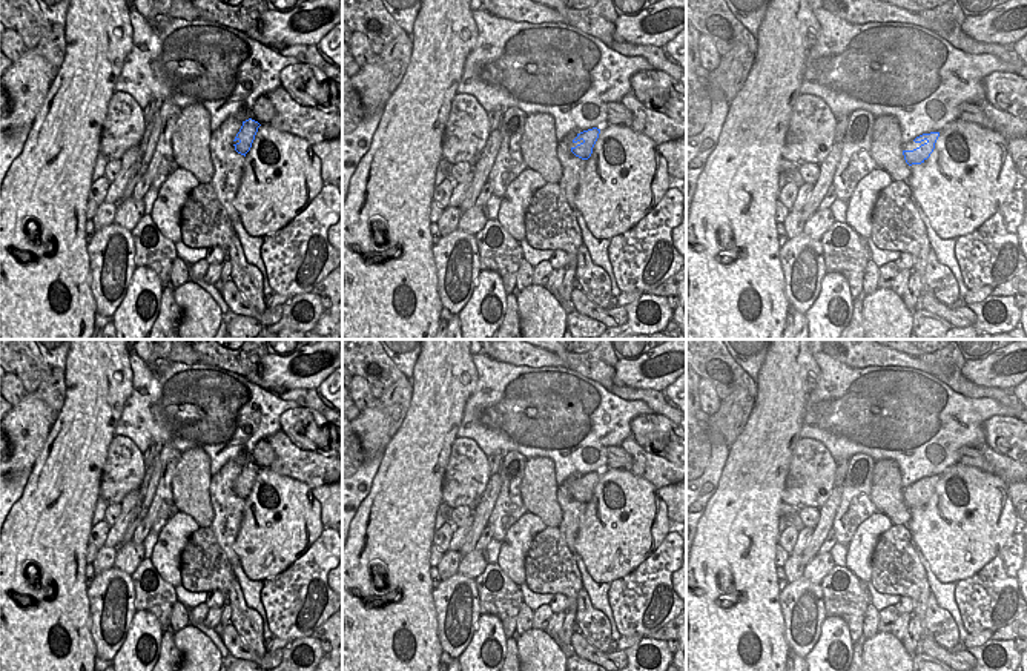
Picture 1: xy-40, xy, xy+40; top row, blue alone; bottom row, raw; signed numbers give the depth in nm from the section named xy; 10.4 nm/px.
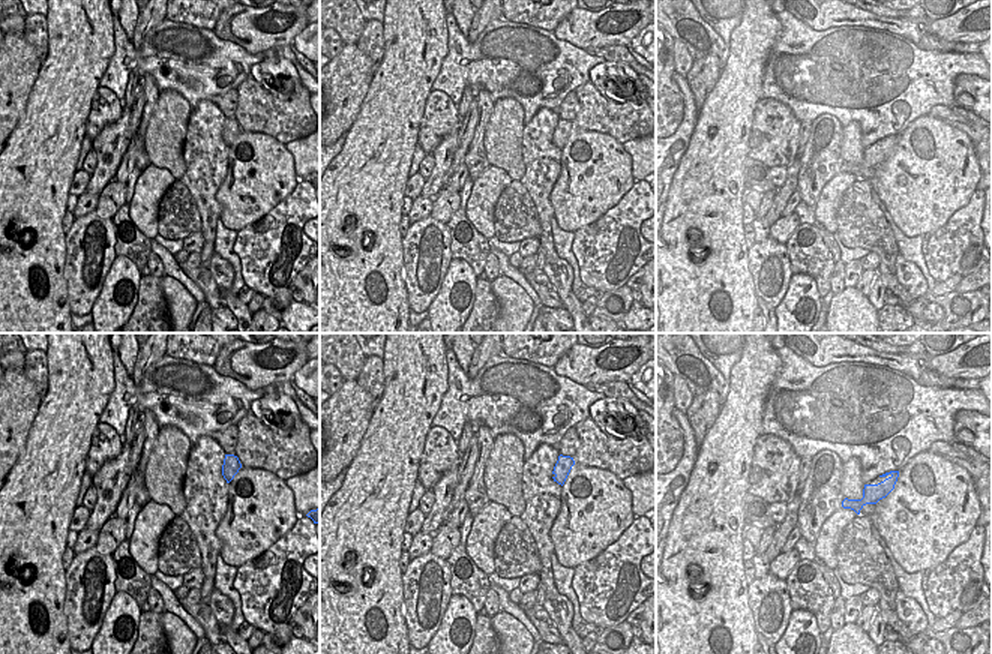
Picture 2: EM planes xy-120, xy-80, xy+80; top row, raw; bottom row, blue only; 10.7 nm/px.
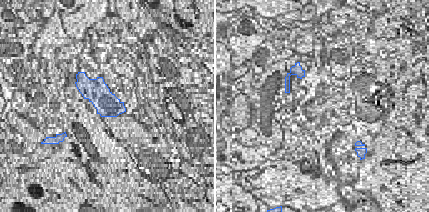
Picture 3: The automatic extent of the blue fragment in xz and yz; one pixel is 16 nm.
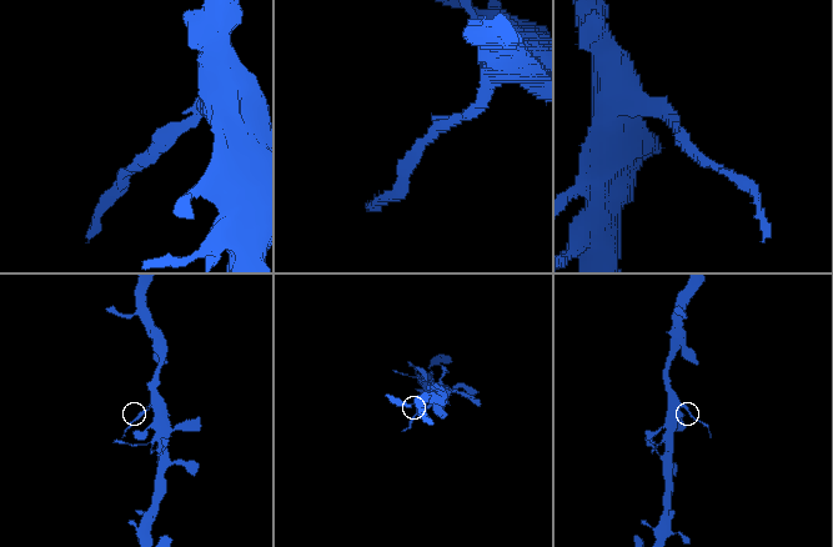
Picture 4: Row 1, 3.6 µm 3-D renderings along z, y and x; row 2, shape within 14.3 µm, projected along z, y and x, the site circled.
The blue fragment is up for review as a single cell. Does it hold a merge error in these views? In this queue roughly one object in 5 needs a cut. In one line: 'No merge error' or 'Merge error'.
Merge error

